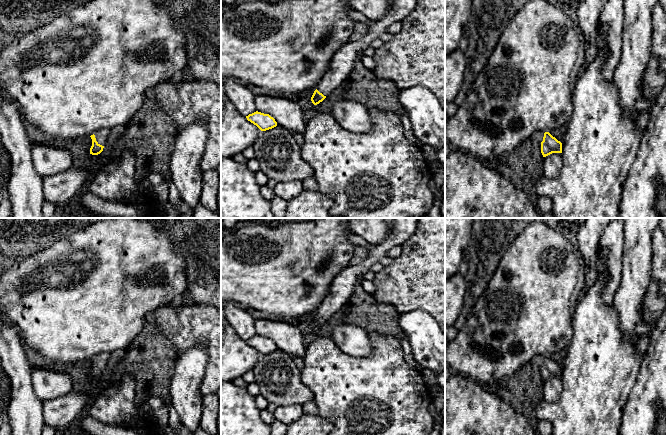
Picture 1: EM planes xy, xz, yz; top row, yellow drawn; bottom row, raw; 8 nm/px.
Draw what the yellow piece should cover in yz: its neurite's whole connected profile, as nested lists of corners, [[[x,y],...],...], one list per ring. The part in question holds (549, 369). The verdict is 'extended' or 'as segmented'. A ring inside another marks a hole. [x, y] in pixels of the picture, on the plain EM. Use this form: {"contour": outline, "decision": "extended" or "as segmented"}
{"contour": [[[535,356],[530,364],[537,364],[541,367],[541,377],[546,381],[552,377],[562,377],[562,367],[553,361],[549,356]]], "decision": "extended"}

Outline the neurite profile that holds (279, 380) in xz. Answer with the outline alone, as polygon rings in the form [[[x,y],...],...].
[[[278,349],[261,355],[253,368],[260,395],[277,406],[304,405],[314,400],[314,393],[301,381],[301,374],[293,357]]]

